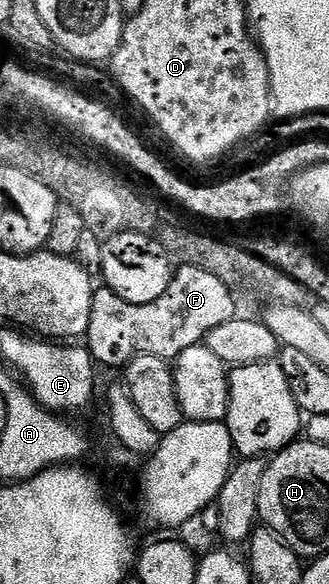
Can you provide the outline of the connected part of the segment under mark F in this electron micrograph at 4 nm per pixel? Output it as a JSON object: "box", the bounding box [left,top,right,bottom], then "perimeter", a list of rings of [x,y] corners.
{"box":[85,266,237,368],"perimeter":[[[179,266],[171,275],[169,288],[160,298],[149,304],[129,304],[129,300],[121,300],[112,290],[96,289],[93,296],[93,312],[89,312],[89,328],[85,335],[86,349],[100,367],[119,366],[126,368],[137,356],[161,356],[168,360],[178,358],[185,348],[200,345],[213,332],[213,328],[221,328],[221,324],[229,324],[237,316],[235,298],[232,287],[221,284],[217,276],[205,272],[201,268]]]}

